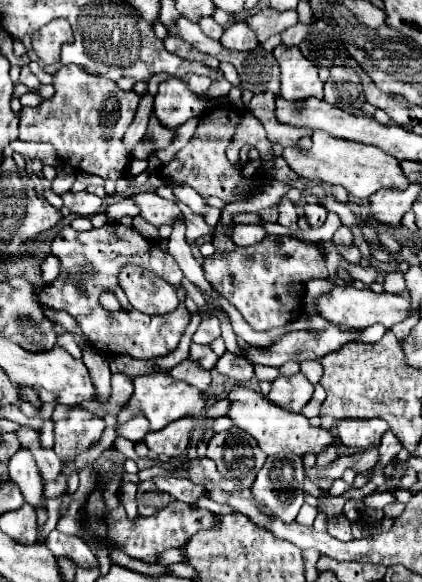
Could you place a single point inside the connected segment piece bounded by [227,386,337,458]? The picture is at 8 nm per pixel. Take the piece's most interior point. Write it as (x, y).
(277, 430)

